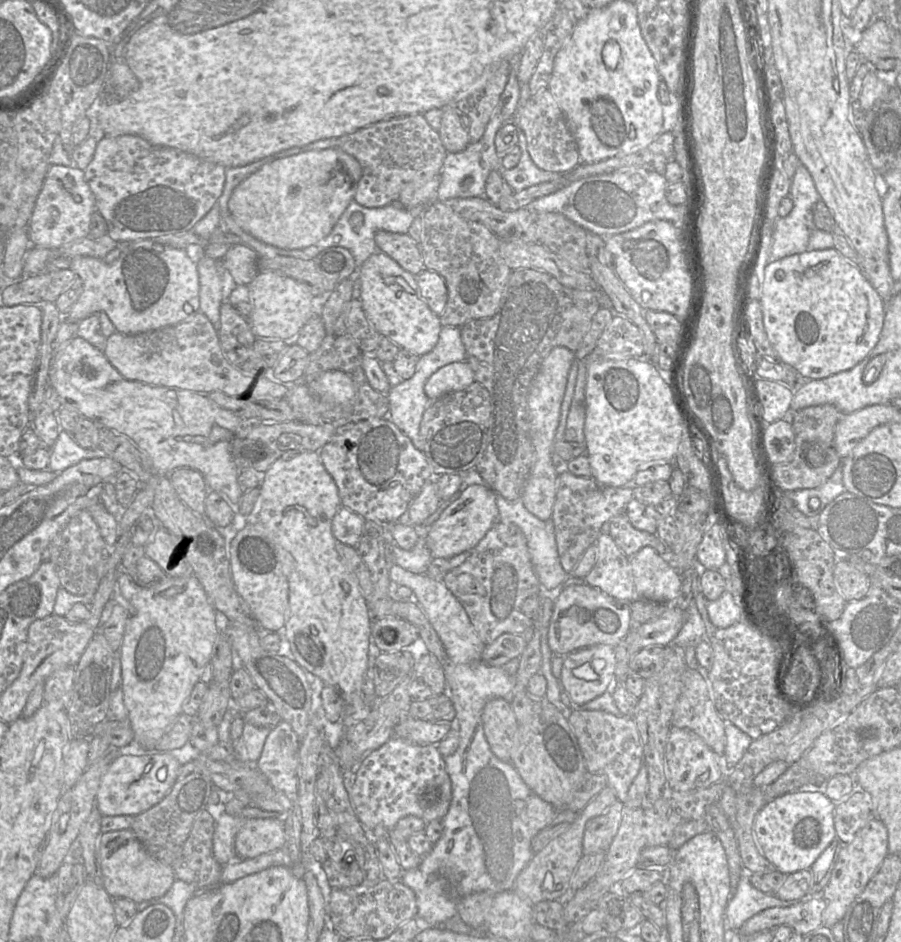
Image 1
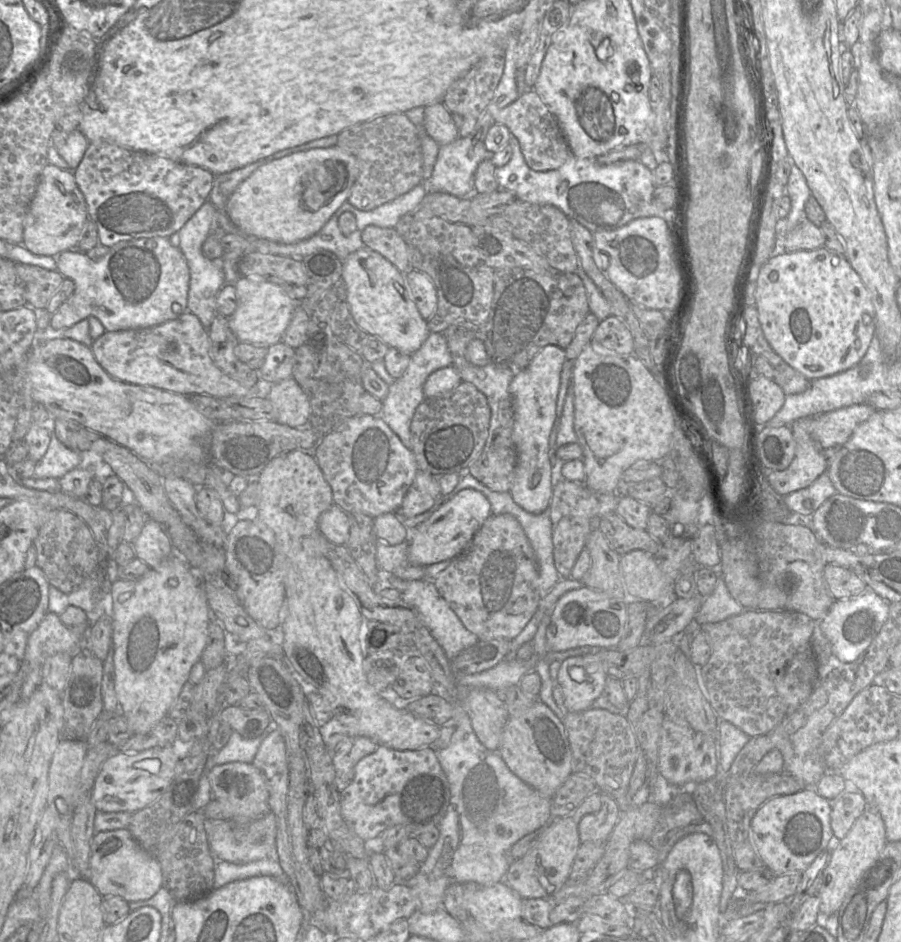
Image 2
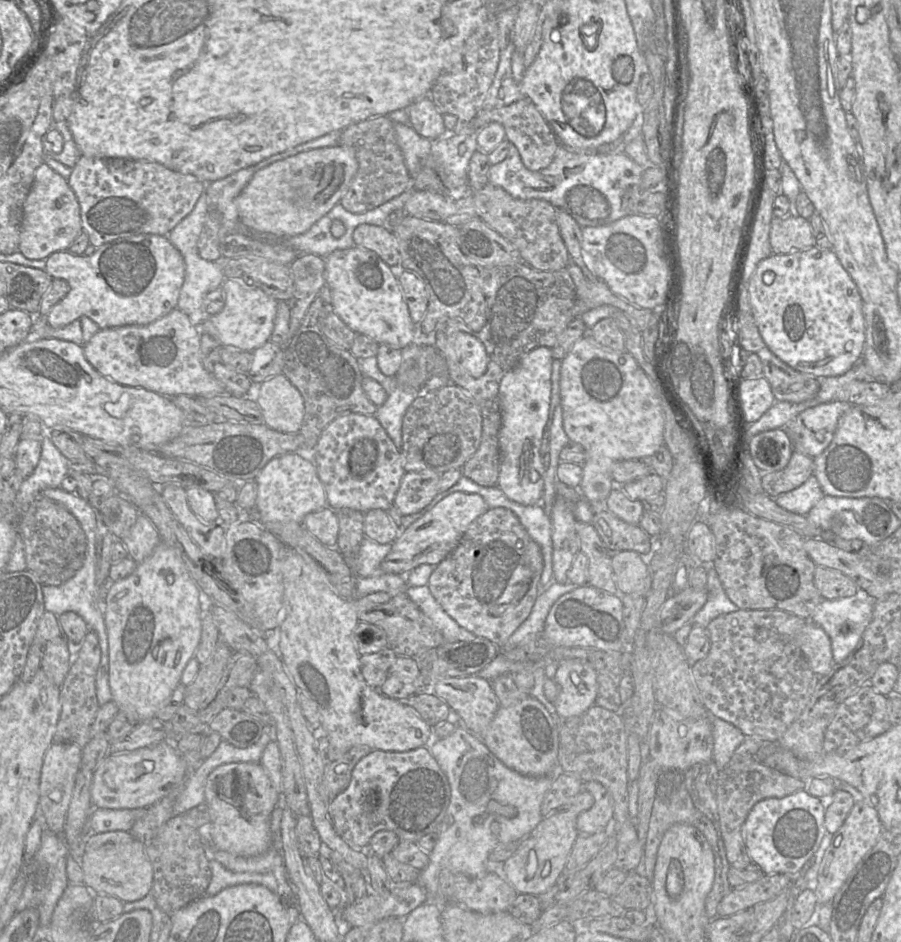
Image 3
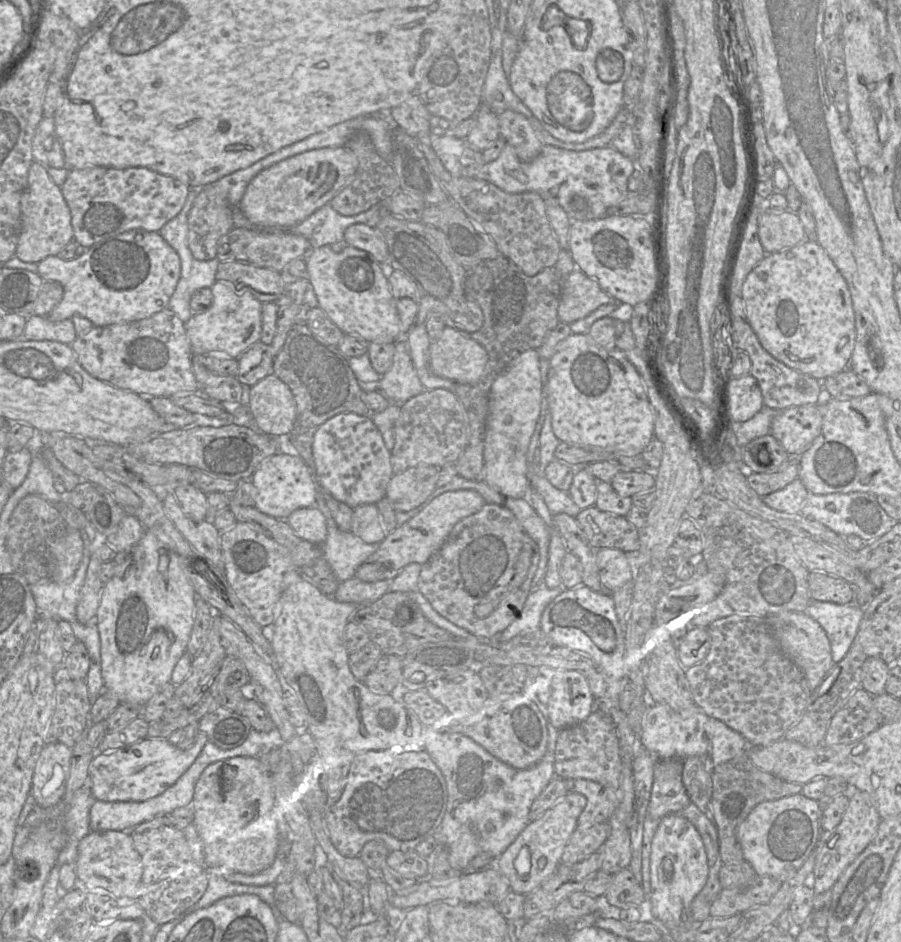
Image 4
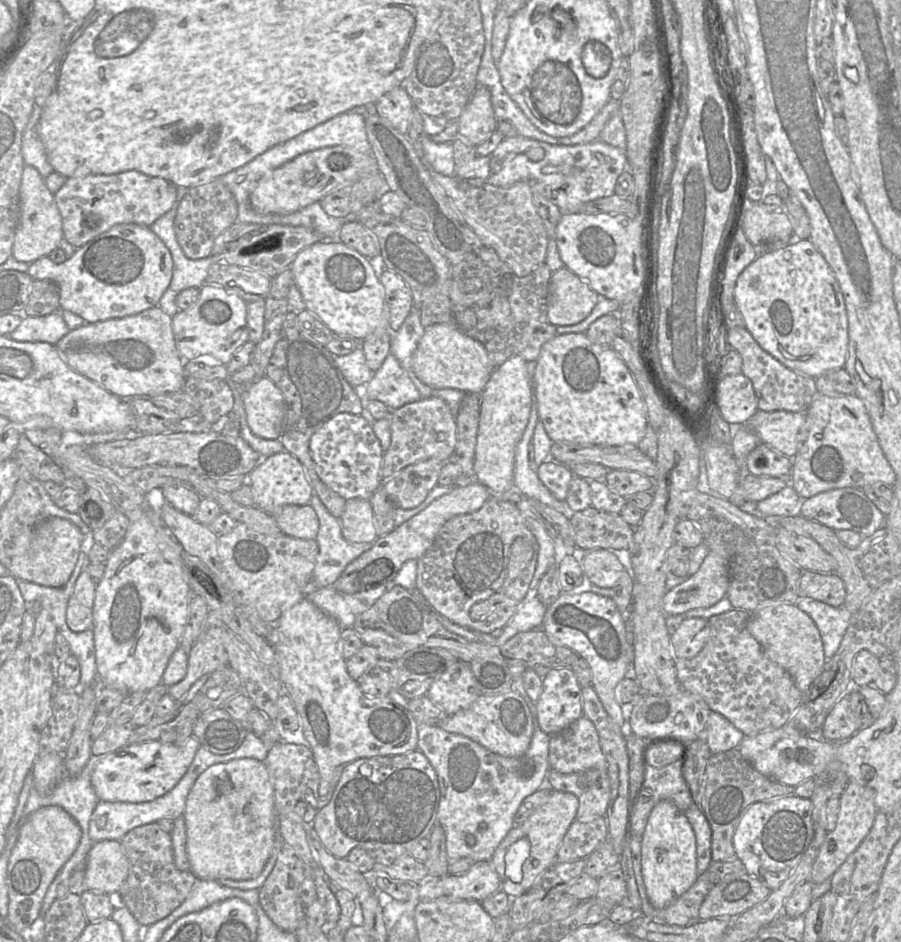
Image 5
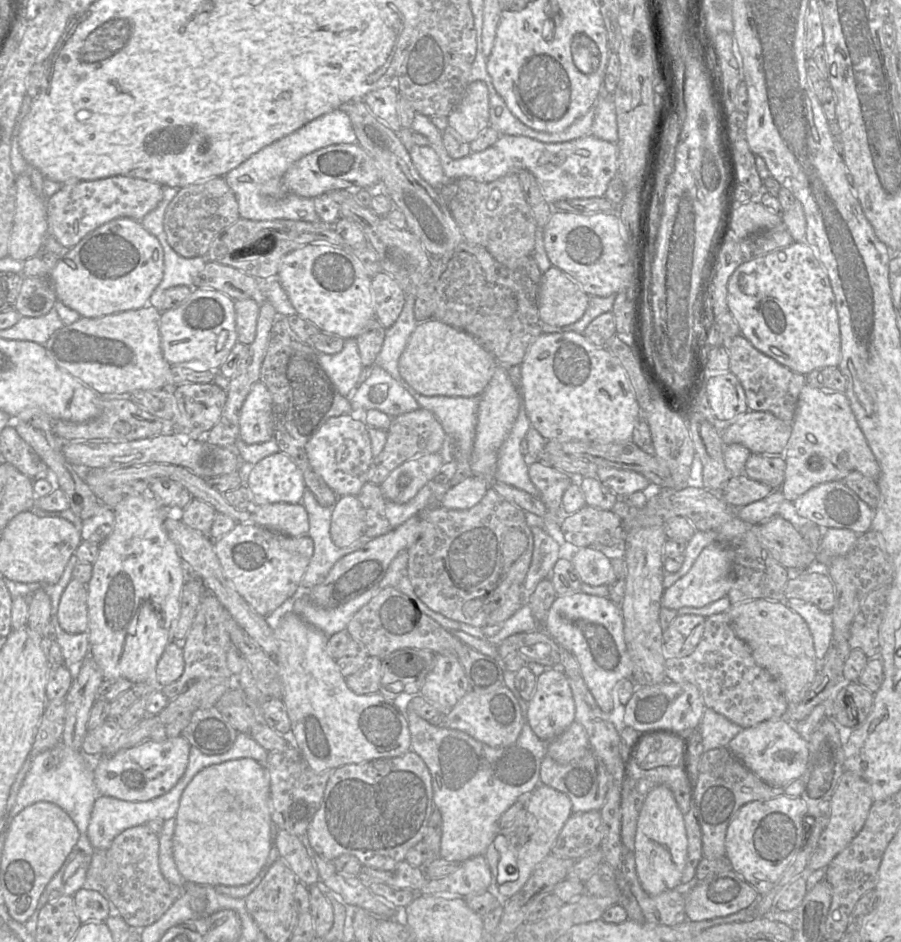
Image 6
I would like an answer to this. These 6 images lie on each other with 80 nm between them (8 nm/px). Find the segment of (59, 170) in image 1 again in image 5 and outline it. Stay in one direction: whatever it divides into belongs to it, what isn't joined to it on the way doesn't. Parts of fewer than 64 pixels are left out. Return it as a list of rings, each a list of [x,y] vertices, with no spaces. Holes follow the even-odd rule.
[[[25,165],[19,190],[19,221],[12,246],[12,257],[17,261],[32,263],[35,260],[48,256],[57,249],[64,239],[62,217],[45,179],[32,165]]]

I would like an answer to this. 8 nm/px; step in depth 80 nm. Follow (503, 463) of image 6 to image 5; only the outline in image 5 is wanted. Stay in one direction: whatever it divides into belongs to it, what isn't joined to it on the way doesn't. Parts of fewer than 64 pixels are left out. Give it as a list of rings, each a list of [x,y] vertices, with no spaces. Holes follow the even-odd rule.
[[[532,395],[532,407],[528,424],[515,448],[513,484],[514,489],[523,496],[535,499],[562,513],[570,513],[566,501],[556,499],[546,486],[540,481],[536,471],[530,466],[528,459],[528,445],[531,443],[536,423],[539,421],[537,402]]]

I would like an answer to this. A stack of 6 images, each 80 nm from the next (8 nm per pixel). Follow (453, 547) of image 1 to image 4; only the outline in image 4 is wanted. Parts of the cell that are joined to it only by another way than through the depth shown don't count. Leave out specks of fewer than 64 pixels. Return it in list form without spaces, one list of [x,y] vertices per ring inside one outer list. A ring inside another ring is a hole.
[[[455,490],[440,495],[413,518],[387,533],[378,549],[358,567],[355,578],[363,582],[392,580],[406,565],[425,563],[442,547],[457,522],[477,513],[485,504],[484,498],[474,490]]]

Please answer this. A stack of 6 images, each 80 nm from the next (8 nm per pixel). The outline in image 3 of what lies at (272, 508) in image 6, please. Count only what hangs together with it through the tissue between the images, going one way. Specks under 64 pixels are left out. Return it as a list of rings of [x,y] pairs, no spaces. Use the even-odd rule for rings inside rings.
[[[331,507],[308,513],[301,524],[325,546],[336,547],[339,523]]]

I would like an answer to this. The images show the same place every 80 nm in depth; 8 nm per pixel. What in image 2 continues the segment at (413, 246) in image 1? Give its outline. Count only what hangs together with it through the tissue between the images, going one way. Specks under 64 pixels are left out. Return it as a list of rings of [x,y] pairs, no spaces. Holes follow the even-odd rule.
[[[367,226],[361,237],[365,247],[381,254],[400,272],[412,270],[407,244],[394,228]]]

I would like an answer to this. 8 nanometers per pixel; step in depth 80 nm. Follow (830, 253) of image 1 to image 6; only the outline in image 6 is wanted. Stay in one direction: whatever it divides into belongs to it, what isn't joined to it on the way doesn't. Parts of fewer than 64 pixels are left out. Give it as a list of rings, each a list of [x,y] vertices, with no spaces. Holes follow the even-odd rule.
[[[793,241],[788,246],[744,261],[729,278],[727,305],[741,334],[755,348],[788,369],[807,375],[818,368],[839,365],[841,337],[835,296],[827,270],[807,242]]]

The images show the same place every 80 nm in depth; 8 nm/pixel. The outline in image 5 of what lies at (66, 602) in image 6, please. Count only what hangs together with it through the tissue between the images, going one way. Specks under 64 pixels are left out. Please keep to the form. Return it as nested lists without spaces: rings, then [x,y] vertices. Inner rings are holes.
[[[83,570],[75,582],[66,609],[66,624],[74,632],[93,629],[93,606],[96,582]]]

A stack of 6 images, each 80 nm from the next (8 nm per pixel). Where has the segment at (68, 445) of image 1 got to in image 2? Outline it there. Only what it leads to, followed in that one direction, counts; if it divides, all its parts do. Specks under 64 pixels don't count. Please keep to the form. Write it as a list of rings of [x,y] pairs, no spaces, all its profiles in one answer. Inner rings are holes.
[[[51,431],[51,440],[47,452],[36,463],[32,478],[56,478],[60,479],[67,472],[77,468],[92,468],[95,465],[95,477],[98,481],[114,475],[110,466],[102,462],[100,455],[95,451],[84,452],[72,450],[63,445]]]

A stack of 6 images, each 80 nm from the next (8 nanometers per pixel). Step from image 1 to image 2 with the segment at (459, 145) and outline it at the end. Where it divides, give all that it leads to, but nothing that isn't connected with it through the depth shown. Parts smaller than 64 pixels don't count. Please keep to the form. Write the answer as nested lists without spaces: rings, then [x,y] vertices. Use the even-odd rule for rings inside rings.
[[[441,102],[424,107],[422,131],[440,146],[450,144],[459,137],[459,128],[452,119],[452,113]]]

